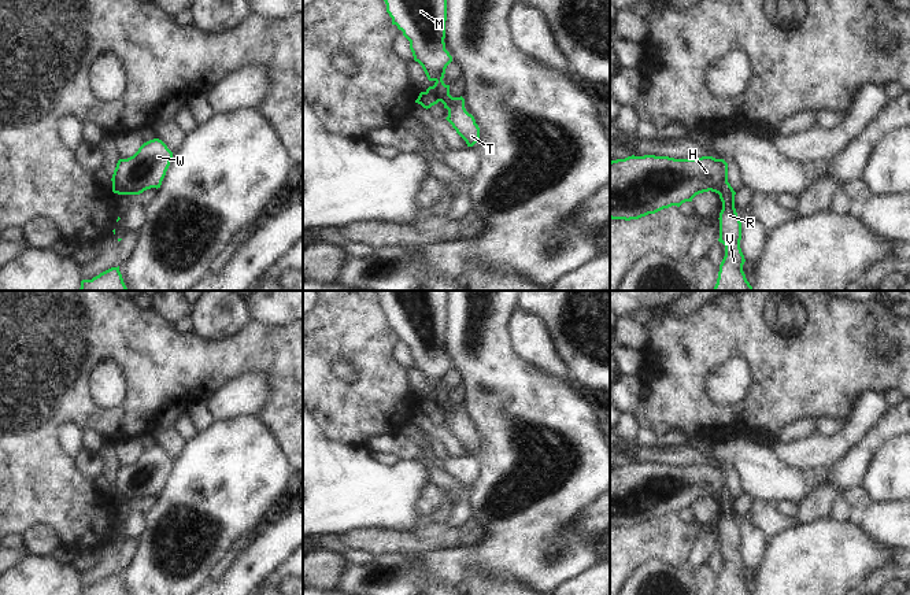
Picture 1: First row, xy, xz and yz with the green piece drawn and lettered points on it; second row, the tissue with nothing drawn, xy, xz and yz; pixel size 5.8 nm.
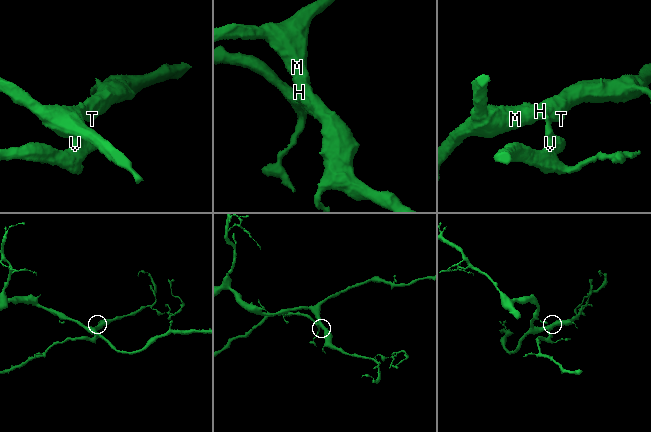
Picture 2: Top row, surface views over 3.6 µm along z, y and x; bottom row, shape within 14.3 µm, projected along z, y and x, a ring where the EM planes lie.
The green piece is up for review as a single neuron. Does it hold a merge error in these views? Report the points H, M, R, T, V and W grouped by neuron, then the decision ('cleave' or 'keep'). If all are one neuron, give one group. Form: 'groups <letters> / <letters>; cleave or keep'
groups H M T W / R V; cleave

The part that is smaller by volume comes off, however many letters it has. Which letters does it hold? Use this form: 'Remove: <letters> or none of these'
Remove: R, V

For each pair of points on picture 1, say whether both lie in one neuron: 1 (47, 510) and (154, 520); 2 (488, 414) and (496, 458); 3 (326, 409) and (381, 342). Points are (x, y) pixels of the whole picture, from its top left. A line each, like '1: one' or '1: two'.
1: two
2: one
3: one

